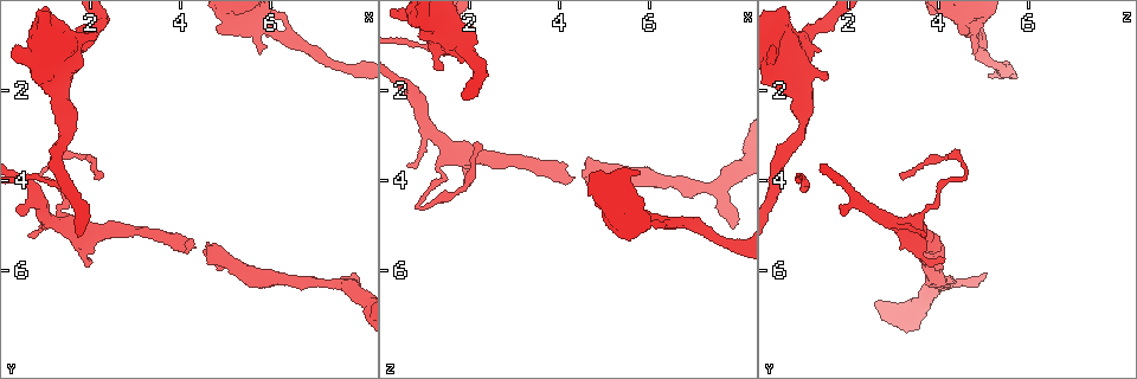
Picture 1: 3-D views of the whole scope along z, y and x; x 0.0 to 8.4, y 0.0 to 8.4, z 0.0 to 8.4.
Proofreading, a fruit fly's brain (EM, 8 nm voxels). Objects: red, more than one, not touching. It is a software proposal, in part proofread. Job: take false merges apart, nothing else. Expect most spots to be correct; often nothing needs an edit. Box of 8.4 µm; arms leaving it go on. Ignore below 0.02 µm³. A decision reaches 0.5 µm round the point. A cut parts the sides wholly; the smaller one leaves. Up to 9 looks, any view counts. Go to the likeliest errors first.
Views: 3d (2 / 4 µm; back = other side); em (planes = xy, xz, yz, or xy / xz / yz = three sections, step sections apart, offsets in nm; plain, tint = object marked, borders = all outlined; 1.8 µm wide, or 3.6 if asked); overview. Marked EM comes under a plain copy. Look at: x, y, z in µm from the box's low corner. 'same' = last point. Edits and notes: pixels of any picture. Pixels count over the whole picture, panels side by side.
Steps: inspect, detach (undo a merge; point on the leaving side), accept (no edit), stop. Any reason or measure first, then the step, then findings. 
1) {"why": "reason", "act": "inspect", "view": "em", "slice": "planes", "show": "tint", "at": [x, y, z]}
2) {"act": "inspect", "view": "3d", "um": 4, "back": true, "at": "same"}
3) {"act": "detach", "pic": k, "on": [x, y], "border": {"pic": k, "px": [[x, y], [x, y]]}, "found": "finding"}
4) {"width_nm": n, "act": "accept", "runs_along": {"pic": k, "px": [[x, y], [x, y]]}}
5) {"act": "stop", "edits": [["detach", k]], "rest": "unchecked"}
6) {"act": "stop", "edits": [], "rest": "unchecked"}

{"why": "thick turns thin", "act": "inspect", "view": "em", "um": 3.6, "slice": "planes", "show": "tint", "at": [1.30, 1.65, 0.85]}

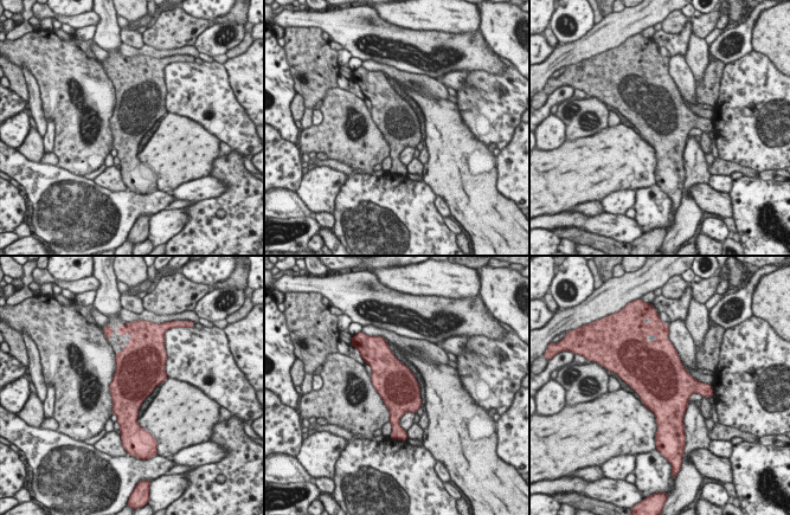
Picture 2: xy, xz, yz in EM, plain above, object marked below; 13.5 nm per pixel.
{"width_nm": 550, "act": "accept", "found": "all the same cell"}

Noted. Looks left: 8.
{"why": "a fork", "act": "inspect", "view": "em", "um": 3.6, "slice": "planes", "show": "borders", "at": [1.90, 5.25, 3.45]}

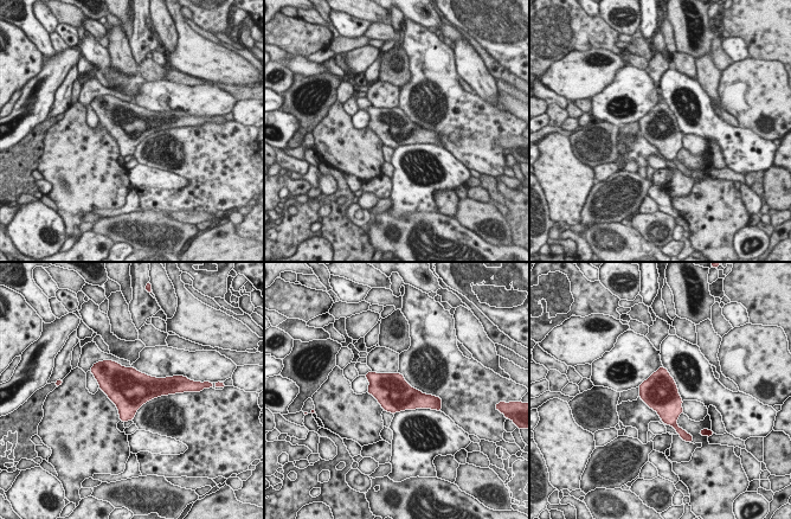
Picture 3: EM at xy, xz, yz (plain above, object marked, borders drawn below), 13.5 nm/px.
{"act": "accept", "found": "all the same cell"}

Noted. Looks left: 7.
{"act": "inspect", "view": "em", "slice": "yz", "step": 8, "show": "tint", "at": [0.95, 3.95, 4.60]}

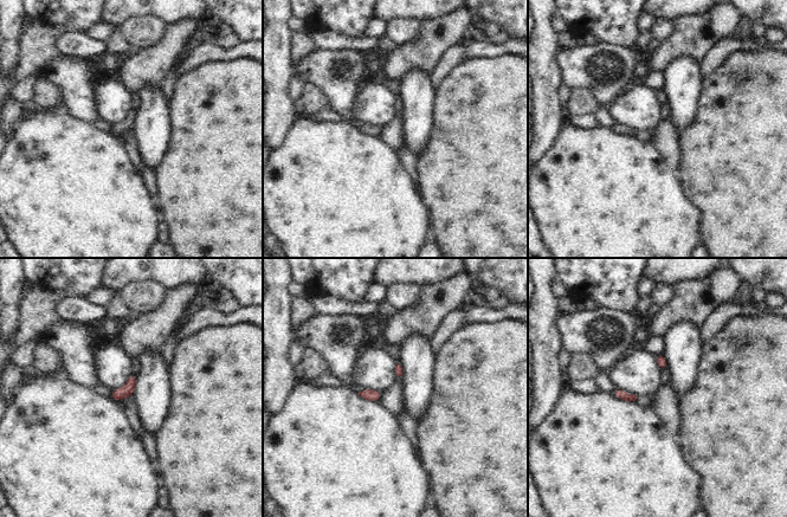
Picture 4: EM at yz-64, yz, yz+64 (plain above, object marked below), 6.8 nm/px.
{"why": "another direction", "act": "inspect", "view": "em", "slice": "planes", "show": "tint", "at": "same"}

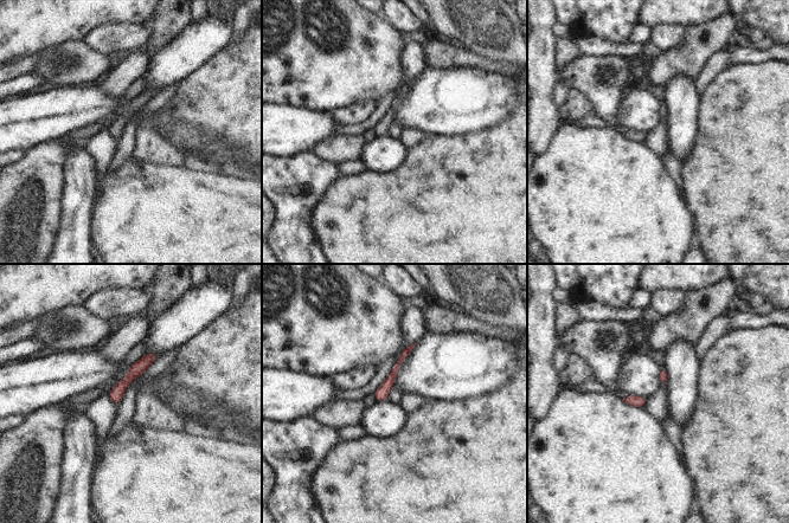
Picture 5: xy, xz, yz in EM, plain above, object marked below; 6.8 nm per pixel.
{"width_nm": 80, "act": "accept", "runs_along": {"pic": 5, "px": [[154, 355], [122, 383], [115, 400]]}, "found": "continuous, no second cell"}

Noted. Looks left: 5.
{"why": "branch point", "act": "inspect", "view": "3d", "um": 2, "at": [7.55, 6.35, 4.10]}

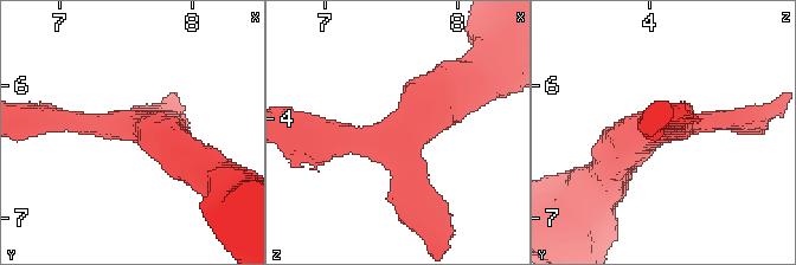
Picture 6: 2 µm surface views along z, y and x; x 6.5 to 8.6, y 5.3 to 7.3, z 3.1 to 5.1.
{"act": "inspect", "view": "em", "slice": "yz", "step": 8, "show": "tint", "at": [7.54, 6.32, 4.10]}

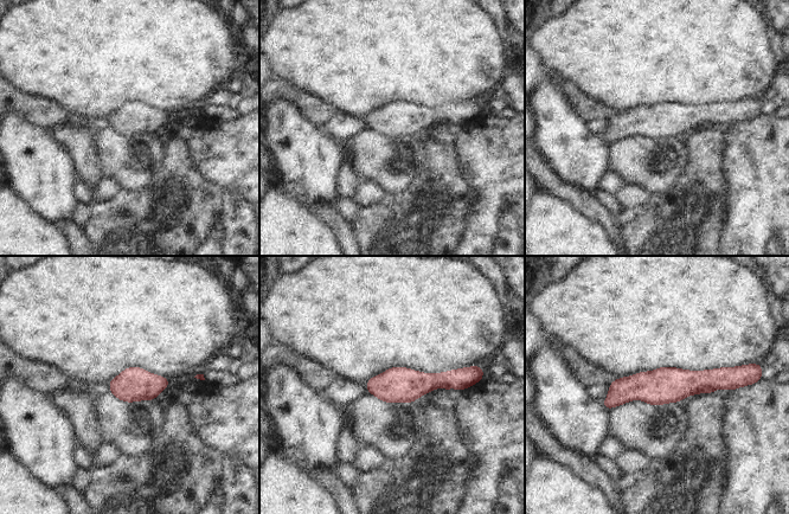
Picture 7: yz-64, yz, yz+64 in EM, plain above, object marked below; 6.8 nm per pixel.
{"why": "another direction", "act": "inspect", "view": "em", "slice": "planes", "show": "tint", "at": "same"}

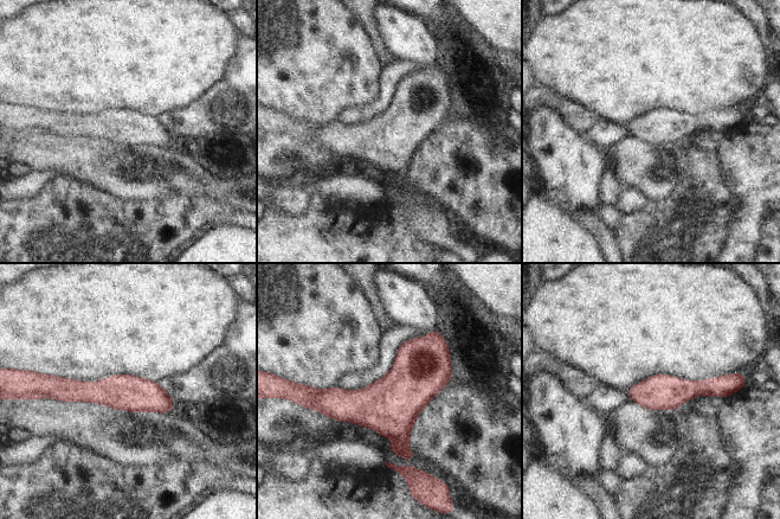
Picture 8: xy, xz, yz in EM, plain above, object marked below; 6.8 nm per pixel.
{"act": "accept", "runs_along": {"pic": 8, "px": [[53, 390], [130, 392], [171, 403]]}, "found": "all the same cell"}

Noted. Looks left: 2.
{"act": "stop", "edits": [], "rest": "unchecked"}

